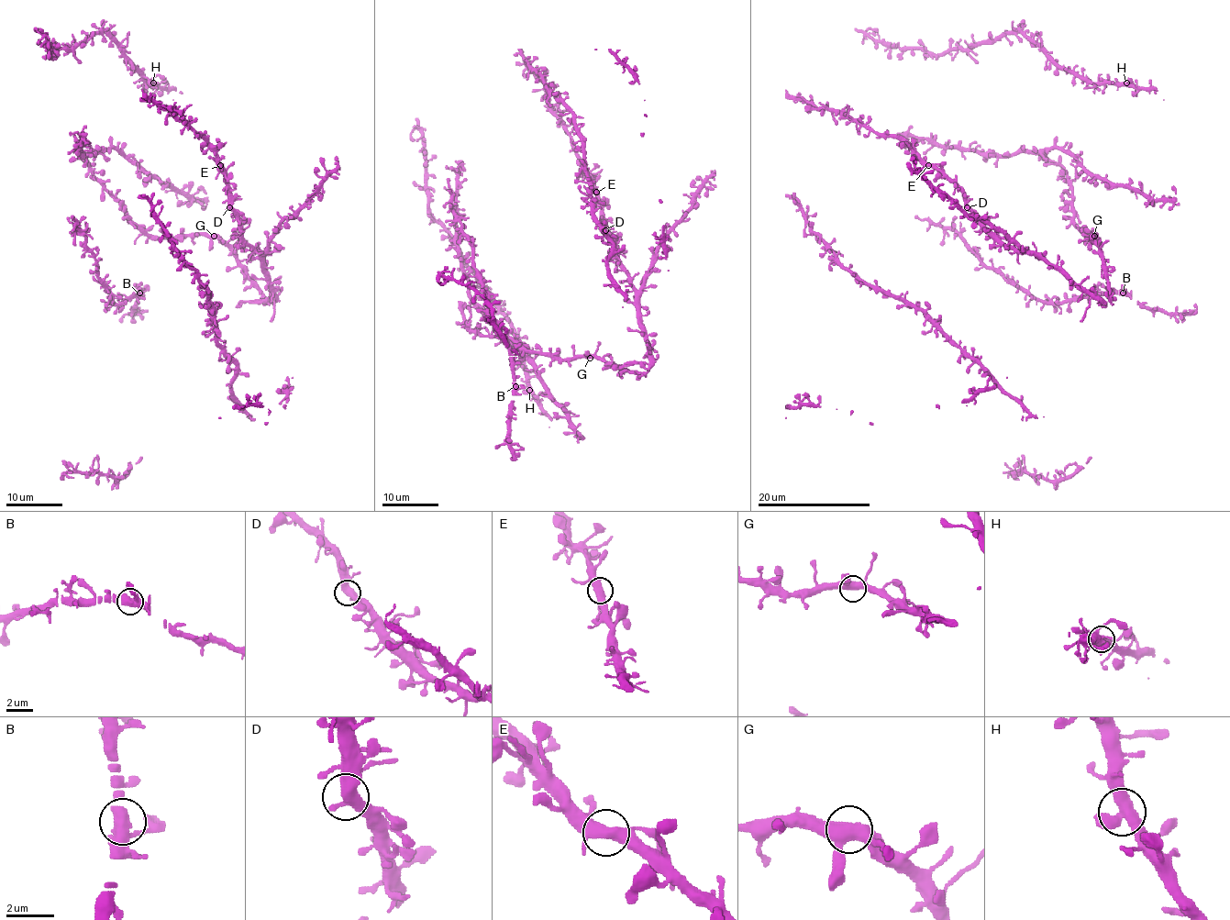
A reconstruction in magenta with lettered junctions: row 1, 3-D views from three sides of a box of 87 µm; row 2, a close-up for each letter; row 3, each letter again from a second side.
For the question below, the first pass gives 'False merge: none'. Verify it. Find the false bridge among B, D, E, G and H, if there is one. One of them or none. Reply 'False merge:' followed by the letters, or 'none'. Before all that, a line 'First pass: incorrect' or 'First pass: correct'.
First pass: correct
False merge: none

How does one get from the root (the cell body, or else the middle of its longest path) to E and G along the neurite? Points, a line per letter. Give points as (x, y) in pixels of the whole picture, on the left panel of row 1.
E: (238, 215), (232, 205), (232, 194), (220, 165)
G: (238, 215), (242, 237), (260, 254), (272, 302), (248, 275), (238, 257), (214, 236)

